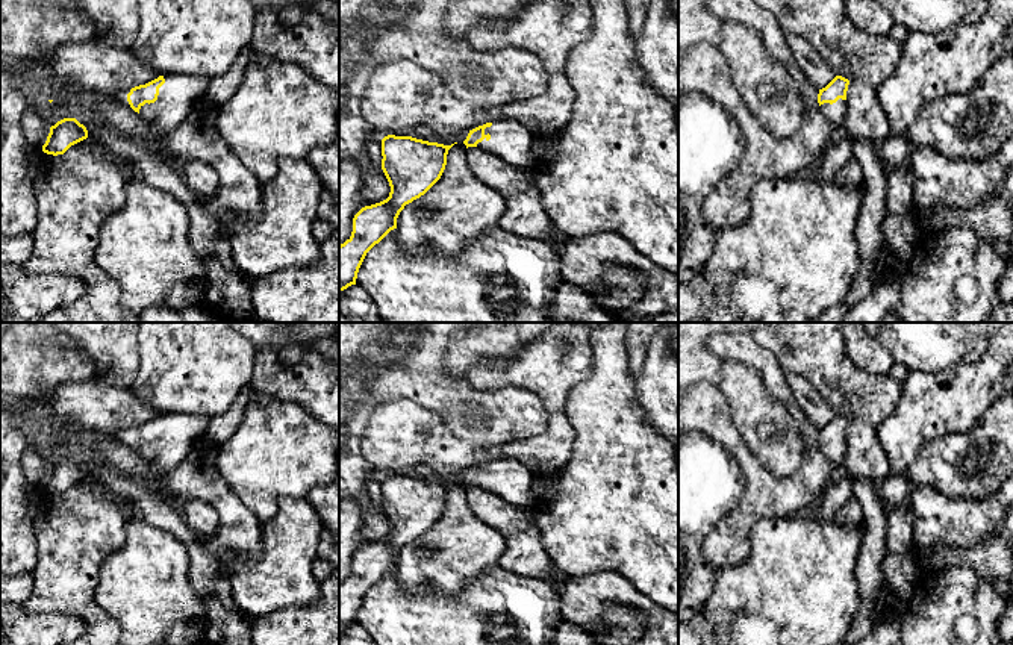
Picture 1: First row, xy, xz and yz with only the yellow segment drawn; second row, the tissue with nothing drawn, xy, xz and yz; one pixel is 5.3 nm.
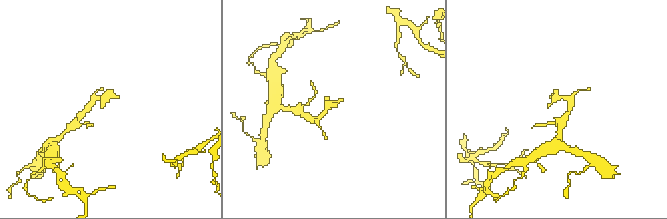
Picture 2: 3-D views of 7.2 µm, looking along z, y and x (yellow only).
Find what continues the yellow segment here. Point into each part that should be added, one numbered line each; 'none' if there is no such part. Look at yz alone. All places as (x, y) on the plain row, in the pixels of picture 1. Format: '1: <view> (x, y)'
1: yz (839, 491)

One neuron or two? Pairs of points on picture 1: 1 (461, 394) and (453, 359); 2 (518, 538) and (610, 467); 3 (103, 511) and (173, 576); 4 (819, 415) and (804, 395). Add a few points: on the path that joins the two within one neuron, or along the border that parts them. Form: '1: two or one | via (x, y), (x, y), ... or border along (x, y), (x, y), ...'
1: two | border along (448, 342), (444, 368), (450, 374), (462, 377)
2: two | border along (538, 506), (536, 527), (539, 541), (550, 557)
3: two | border along (129, 517), (124, 542), (103, 559)
4: one | via (816, 411), (809, 400)

